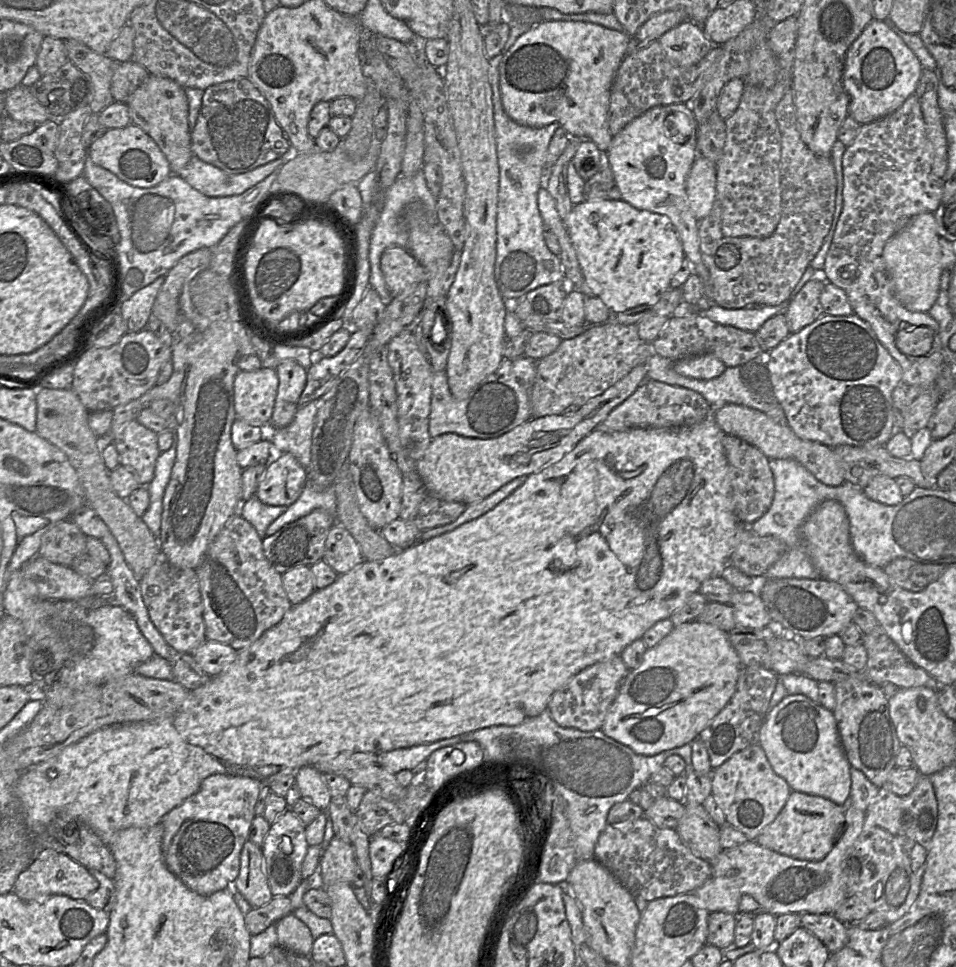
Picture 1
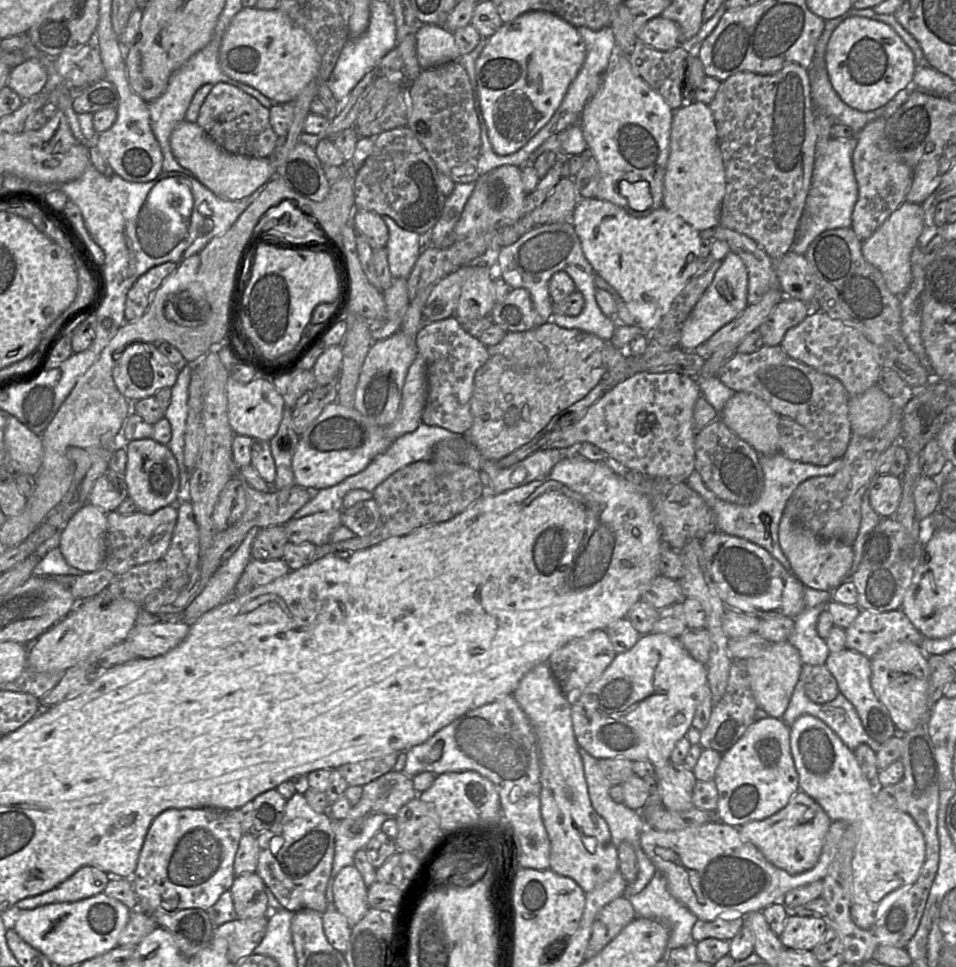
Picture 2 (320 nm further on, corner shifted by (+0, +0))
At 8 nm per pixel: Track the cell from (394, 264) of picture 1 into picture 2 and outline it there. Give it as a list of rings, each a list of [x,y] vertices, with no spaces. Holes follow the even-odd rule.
[[[355,209],[352,225],[356,233],[363,236],[373,250],[386,248],[389,232],[380,215],[372,211]]]

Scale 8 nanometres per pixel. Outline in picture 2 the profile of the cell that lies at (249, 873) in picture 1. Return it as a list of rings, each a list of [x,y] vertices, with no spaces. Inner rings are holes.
[[[257,872],[238,875],[230,887],[237,918],[258,918],[269,915],[266,885]]]

